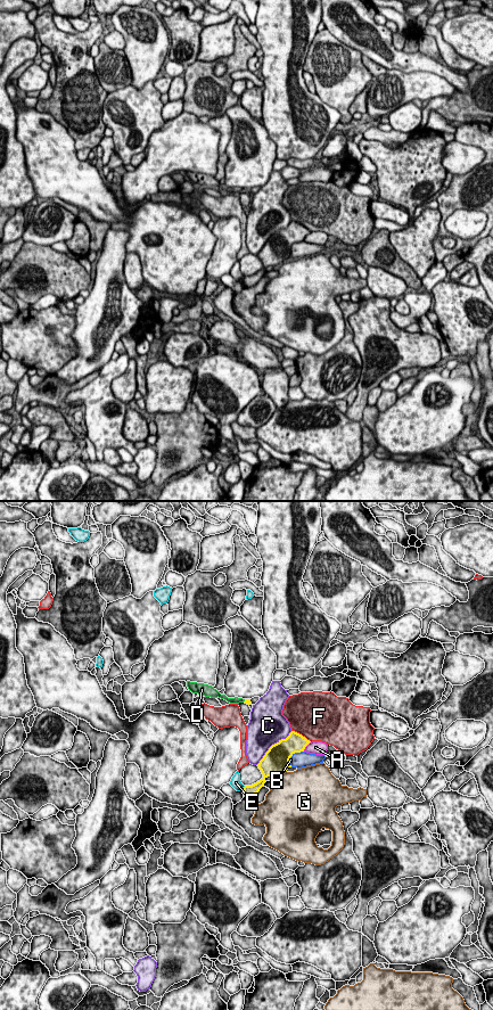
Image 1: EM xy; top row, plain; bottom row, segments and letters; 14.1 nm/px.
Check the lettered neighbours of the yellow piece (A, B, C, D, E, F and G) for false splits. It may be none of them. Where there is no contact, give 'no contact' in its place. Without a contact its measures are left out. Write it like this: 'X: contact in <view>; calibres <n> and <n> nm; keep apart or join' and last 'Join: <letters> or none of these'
A: contact in xy; calibres 280 and 190 nm; keep apart
B: contact in xy; calibres 380 and 220 nm; keep apart
C: contact in xy; calibres 380 and 480 nm; keep apart
D: contact in xy; calibres 70 and 100 nm; join
E: contact in xy; calibres 160 and 140 nm; keep apart
F: contact in xy; calibres 280 and 500 nm; keep apart
G: contact in xy; calibres 380 and 440 nm; keep apart
Join: D

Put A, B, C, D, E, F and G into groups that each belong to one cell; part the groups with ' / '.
A / B / C / D / E / F / G

